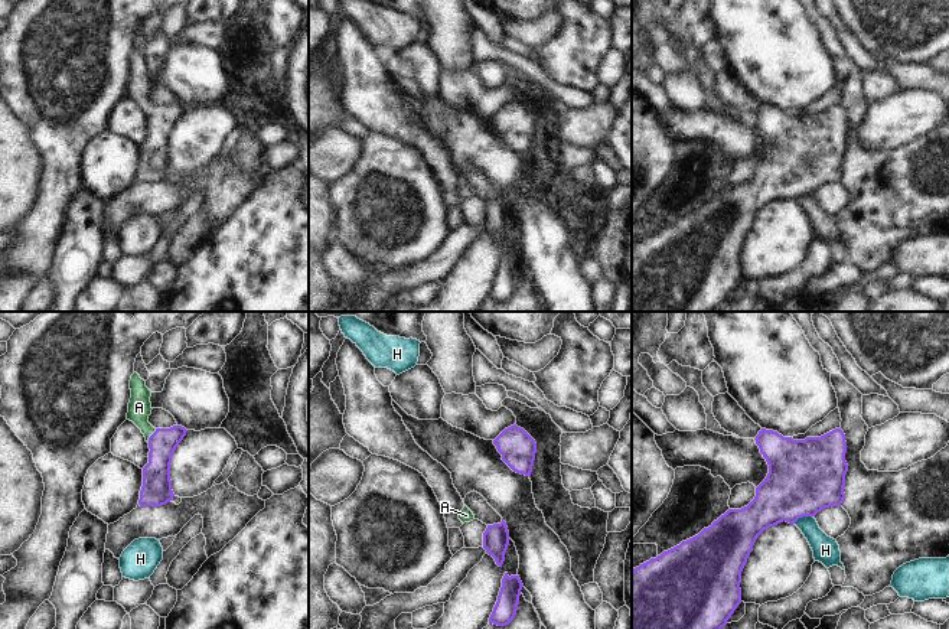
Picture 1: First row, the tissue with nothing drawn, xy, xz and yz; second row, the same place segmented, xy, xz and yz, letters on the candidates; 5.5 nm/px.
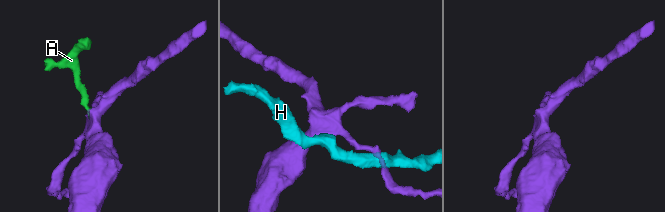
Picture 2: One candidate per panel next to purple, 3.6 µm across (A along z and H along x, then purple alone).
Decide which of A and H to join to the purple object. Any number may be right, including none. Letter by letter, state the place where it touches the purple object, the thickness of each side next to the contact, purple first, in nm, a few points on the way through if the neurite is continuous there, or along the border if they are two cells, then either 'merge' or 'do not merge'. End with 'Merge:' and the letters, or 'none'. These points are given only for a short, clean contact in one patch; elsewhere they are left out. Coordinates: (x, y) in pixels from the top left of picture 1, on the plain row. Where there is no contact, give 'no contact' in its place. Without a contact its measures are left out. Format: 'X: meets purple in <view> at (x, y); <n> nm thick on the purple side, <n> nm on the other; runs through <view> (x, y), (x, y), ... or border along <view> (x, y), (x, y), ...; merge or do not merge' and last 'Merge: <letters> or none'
A: meets purple in xy at (150, 113); 160 nm thick on the purple side, 130 nm on the other; runs through xy (156, 152), (156, 119), (150, 113), (139, 93), (139, 84); merge
H: meets purple in yz at (802, 192); 420 nm thick on the purple side, 140 nm on the other; do not merge
Merge: A

